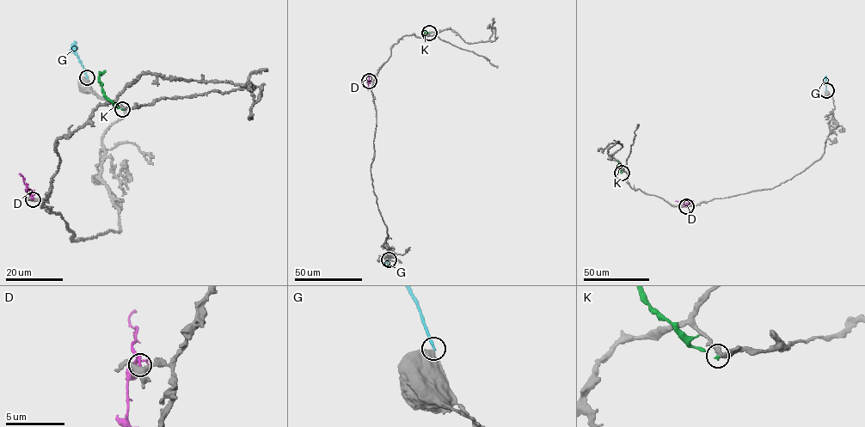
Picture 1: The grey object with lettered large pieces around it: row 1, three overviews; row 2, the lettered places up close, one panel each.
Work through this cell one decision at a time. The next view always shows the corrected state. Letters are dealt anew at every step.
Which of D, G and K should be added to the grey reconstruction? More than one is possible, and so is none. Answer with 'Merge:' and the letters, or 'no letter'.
Merge: no letter

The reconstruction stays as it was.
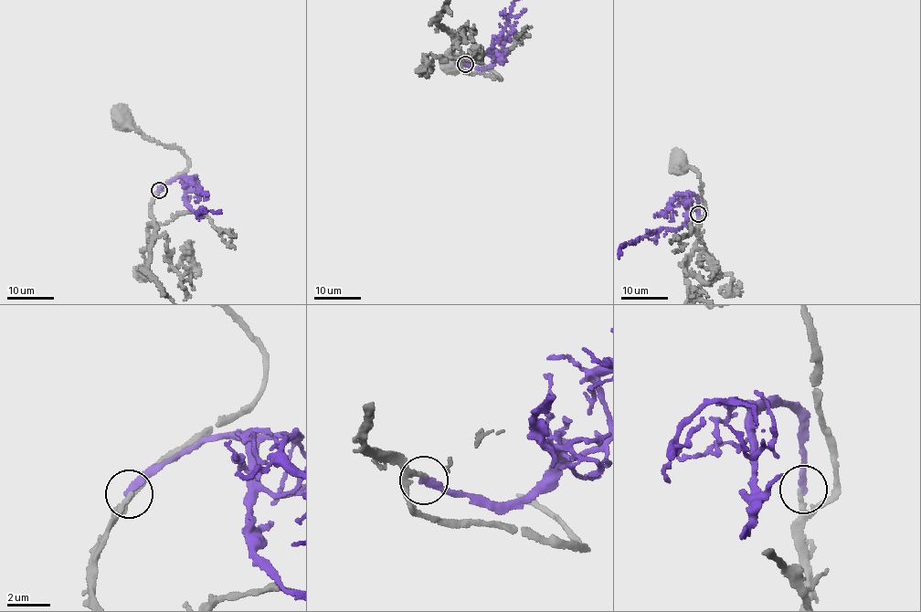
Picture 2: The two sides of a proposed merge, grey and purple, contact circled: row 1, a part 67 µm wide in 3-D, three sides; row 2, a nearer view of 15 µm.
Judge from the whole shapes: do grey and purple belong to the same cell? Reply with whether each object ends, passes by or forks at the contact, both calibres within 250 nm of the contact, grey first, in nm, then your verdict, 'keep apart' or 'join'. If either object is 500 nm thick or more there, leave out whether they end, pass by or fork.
grey ends there; purple ends there; 220 nm thick on the grey side, 320 nm on the other; join

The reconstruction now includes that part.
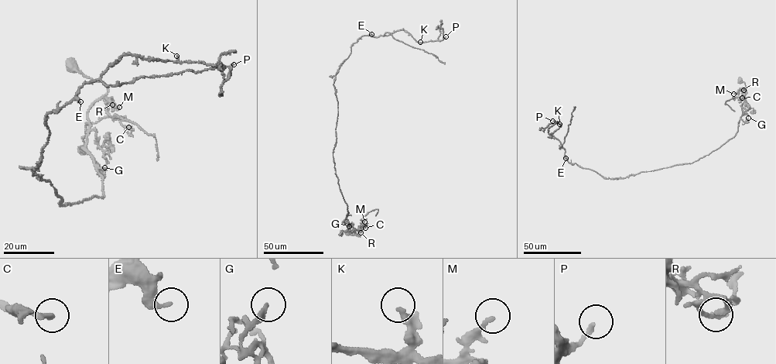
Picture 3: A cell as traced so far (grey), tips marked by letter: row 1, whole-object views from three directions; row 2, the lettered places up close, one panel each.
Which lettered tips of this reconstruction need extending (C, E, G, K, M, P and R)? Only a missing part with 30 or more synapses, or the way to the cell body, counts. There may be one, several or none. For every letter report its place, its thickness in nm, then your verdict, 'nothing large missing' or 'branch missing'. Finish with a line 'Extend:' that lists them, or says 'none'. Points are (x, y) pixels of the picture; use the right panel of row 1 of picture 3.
C: place (742, 97); calibre 240 nm; nothing large missing
E: place (565, 158); calibre 280 nm; nothing large missing
G: place (748, 118); calibre 130 nm; nothing large missing
K: place (559, 124); calibre 300 nm; branch missing
M: place (733, 94); calibre 170 nm; nothing large missing
P: place (552, 121); calibre 200 nm; nothing large missing
R: place (743, 90); calibre 170 nm; nothing large missing
Extend: K

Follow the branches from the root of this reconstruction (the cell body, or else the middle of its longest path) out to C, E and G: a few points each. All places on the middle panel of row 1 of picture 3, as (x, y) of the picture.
C: (346, 232), (355, 232), (360, 236), (347, 228), (346, 230), (365, 228)
E: (346, 232), (360, 236), (344, 221), (347, 204), (334, 168), (334, 81), (351, 45), (371, 34)
G: (346, 232), (355, 232), (360, 236), (348, 231), (344, 221), (346, 218), (349, 226)

